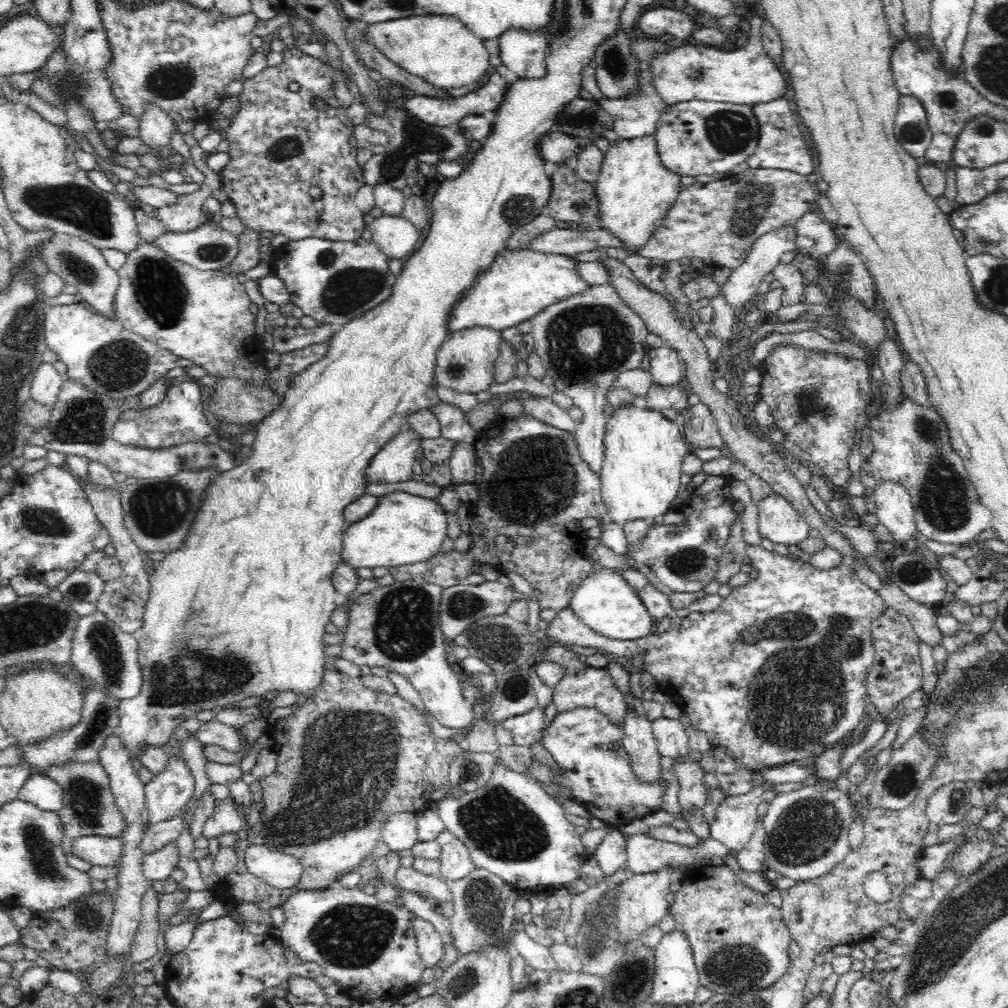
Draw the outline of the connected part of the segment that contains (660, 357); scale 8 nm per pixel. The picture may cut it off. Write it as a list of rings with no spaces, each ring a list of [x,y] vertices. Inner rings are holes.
[[[668,345],[649,349],[652,382],[656,386],[674,386],[684,383],[684,363],[680,360],[677,350]]]

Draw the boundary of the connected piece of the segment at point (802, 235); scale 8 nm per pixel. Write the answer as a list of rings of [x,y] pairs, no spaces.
[[[815,209],[802,216],[795,224],[797,253],[816,259],[826,256],[840,243],[835,226],[821,218]]]

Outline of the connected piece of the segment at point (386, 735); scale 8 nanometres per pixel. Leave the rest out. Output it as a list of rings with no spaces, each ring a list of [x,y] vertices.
[[[329,669],[324,670],[324,674],[322,674],[322,684],[320,684],[320,688],[316,690],[316,694],[307,697],[304,705],[287,718],[279,720],[274,724],[267,723],[266,730],[263,730],[263,732],[270,735],[270,738],[273,740],[273,744],[270,748],[277,754],[278,766],[276,766],[276,770],[274,770],[272,774],[258,781],[262,786],[264,809],[260,813],[259,821],[247,830],[246,839],[243,839],[242,842],[236,842],[236,846],[238,846],[238,856],[240,856],[240,858],[244,856],[242,848],[246,848],[247,846],[268,846],[282,851],[284,854],[295,856],[303,866],[303,873],[300,882],[298,882],[296,886],[278,889],[269,885],[266,886],[266,890],[264,890],[264,896],[262,896],[262,894],[256,896],[256,890],[254,890],[254,876],[236,876],[236,870],[229,872],[214,888],[219,887],[218,890],[222,892],[222,896],[217,898],[228,902],[230,906],[240,904],[240,902],[253,902],[258,908],[268,911],[270,908],[282,907],[284,901],[295,890],[322,890],[322,888],[328,888],[328,886],[335,884],[344,874],[358,869],[358,867],[362,865],[363,860],[374,855],[372,850],[379,844],[378,841],[381,838],[383,818],[398,812],[421,812],[432,805],[431,800],[428,798],[429,793],[434,792],[434,790],[442,790],[446,793],[451,792],[451,786],[448,782],[450,764],[454,762],[454,758],[464,752],[461,745],[455,741],[446,738],[438,738],[427,725],[425,714],[422,714],[417,708],[414,708],[412,704],[408,702],[408,699],[402,698],[398,694],[382,694],[381,692],[370,690],[370,688],[366,688],[366,686],[363,685],[361,677],[352,677],[338,670],[332,671]]]

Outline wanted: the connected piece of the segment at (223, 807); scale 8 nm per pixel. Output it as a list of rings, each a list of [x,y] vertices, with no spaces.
[[[231,795],[218,801],[214,814],[206,819],[202,837],[210,840],[228,832],[238,832],[243,824],[235,804]]]

